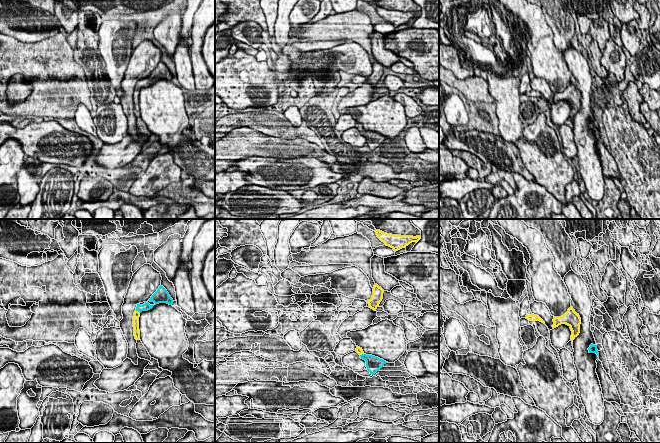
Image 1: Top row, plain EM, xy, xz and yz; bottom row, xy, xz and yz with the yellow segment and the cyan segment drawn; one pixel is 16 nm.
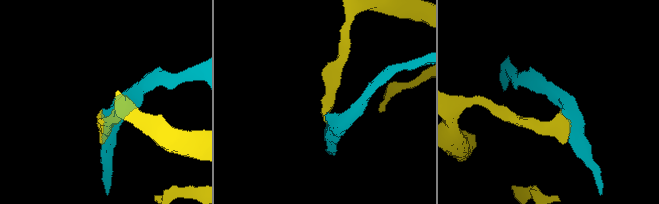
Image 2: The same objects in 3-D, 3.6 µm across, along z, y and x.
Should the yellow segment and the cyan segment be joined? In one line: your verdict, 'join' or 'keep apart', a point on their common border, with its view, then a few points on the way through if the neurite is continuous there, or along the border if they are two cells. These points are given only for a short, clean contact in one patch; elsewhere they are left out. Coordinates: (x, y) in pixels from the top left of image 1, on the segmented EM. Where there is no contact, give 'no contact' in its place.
join | xy (137, 311)

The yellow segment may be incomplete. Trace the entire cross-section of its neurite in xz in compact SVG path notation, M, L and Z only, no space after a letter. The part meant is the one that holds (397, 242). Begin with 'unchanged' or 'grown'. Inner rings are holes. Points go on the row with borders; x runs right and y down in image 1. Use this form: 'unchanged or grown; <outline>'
unchanged; M375 230L377 237L385 243L386 246L391 247L395 252L406 248L412 242L418 242L421 239L420 236L401 236L384 233L380 230Z

